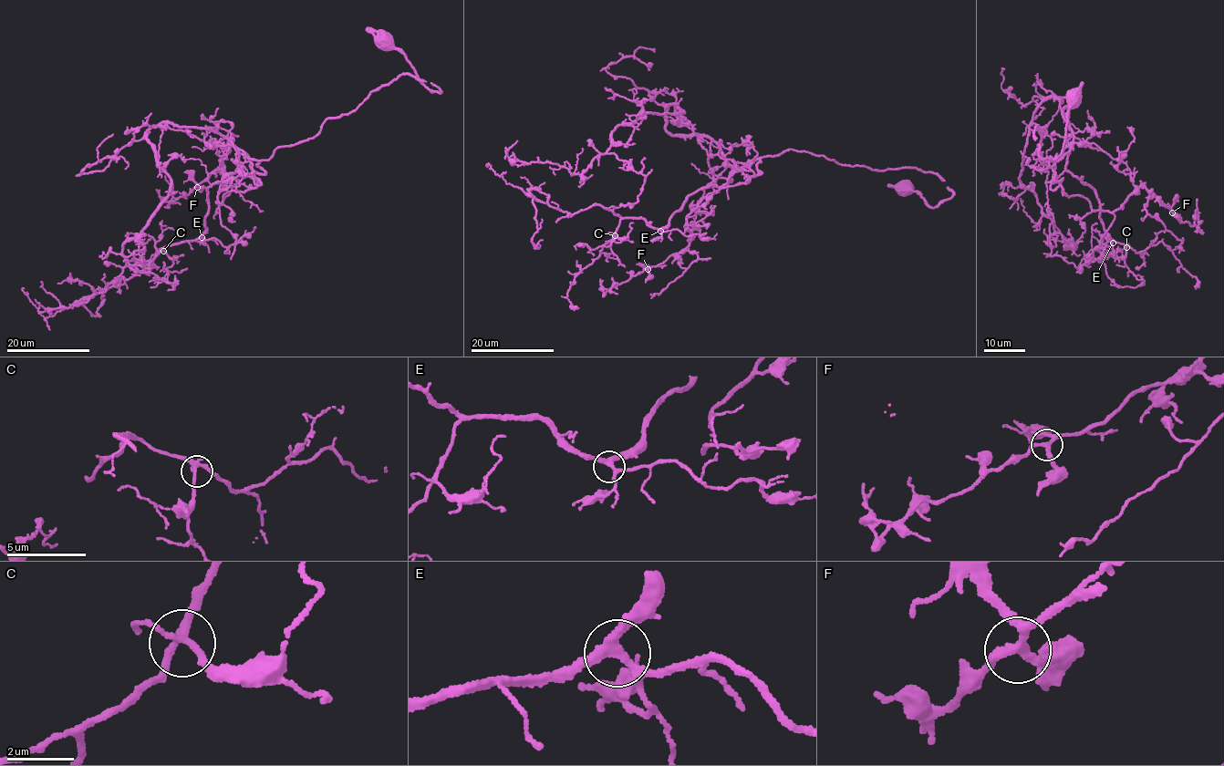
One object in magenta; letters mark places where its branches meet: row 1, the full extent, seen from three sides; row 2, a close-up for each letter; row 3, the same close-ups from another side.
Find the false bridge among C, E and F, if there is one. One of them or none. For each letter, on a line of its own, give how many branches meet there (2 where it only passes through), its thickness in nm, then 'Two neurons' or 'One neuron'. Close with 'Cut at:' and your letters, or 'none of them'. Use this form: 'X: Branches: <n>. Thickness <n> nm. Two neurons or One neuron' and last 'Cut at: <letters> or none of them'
C: Branches: 4. Thickness 220 nm. One neuron
E: Branches: 4. Thickness 260 nm. One neuron
F: Branches: 4. Thickness 220 nm. One neuron
Cut at: none of them

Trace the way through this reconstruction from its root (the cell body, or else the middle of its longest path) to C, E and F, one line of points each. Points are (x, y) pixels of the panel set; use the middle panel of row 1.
C: (907, 188), (933, 208), (953, 194), (912, 167), (789, 149), (700, 188), (665, 227), (626, 217), (615, 235)
E: (907, 188), (933, 208), (953, 194), (912, 167), (878, 171), (789, 149), (700, 188), (660, 231)
F: (907, 188), (933, 208), (953, 194), (912, 167), (806, 151), (738, 162), (690, 207), (689, 246), (648, 268)

